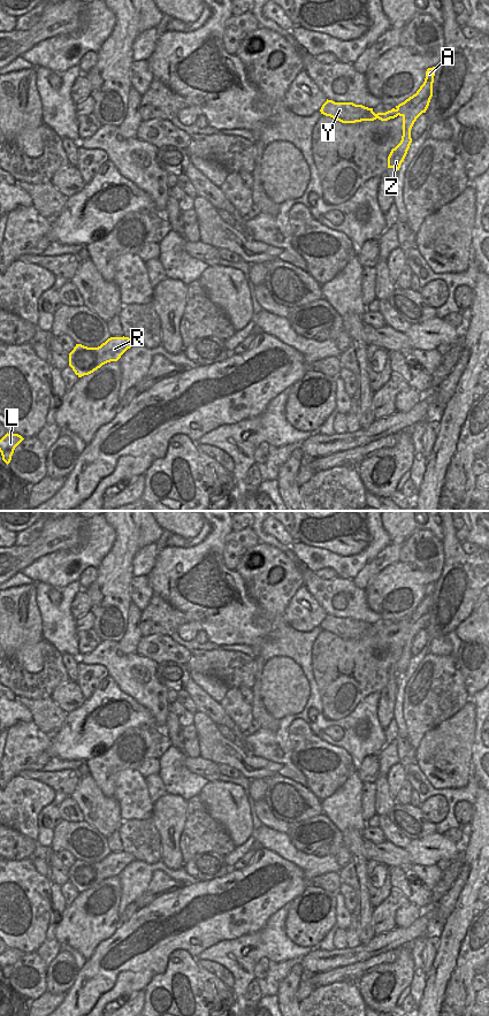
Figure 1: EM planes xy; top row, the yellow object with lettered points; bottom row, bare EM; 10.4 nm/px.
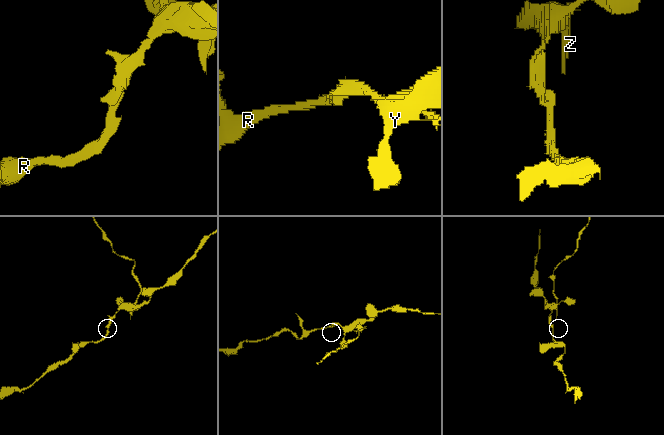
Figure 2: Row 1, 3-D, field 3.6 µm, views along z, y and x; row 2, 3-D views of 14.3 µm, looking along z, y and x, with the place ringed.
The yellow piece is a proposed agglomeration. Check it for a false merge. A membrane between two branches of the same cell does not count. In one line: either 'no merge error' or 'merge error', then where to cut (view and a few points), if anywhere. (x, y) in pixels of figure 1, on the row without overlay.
merge error; cut in xy along (397, 624), (398, 629)

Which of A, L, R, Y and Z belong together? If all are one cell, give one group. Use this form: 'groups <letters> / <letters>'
groups A Z / L R Y

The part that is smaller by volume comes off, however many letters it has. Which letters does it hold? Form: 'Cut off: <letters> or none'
Cut off: A, Z

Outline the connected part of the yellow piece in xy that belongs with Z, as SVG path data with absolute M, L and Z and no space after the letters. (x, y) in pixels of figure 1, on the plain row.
M435 582L428 583L426 587L425 597L417 609L396 621L398 625L398 631L403 633L403 651L400 658L391 665L388 672L388 683L399 686L412 658L411 644L417 634L422 628L426 628L433 612L434 591Z

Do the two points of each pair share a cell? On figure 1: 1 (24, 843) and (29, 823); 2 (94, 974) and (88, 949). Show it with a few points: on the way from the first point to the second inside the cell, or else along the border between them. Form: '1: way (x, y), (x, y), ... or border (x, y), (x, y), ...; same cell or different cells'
1: border (12, 827), (36, 840); different cells
2: border (108, 938), (104, 939), (86, 960); different cells

